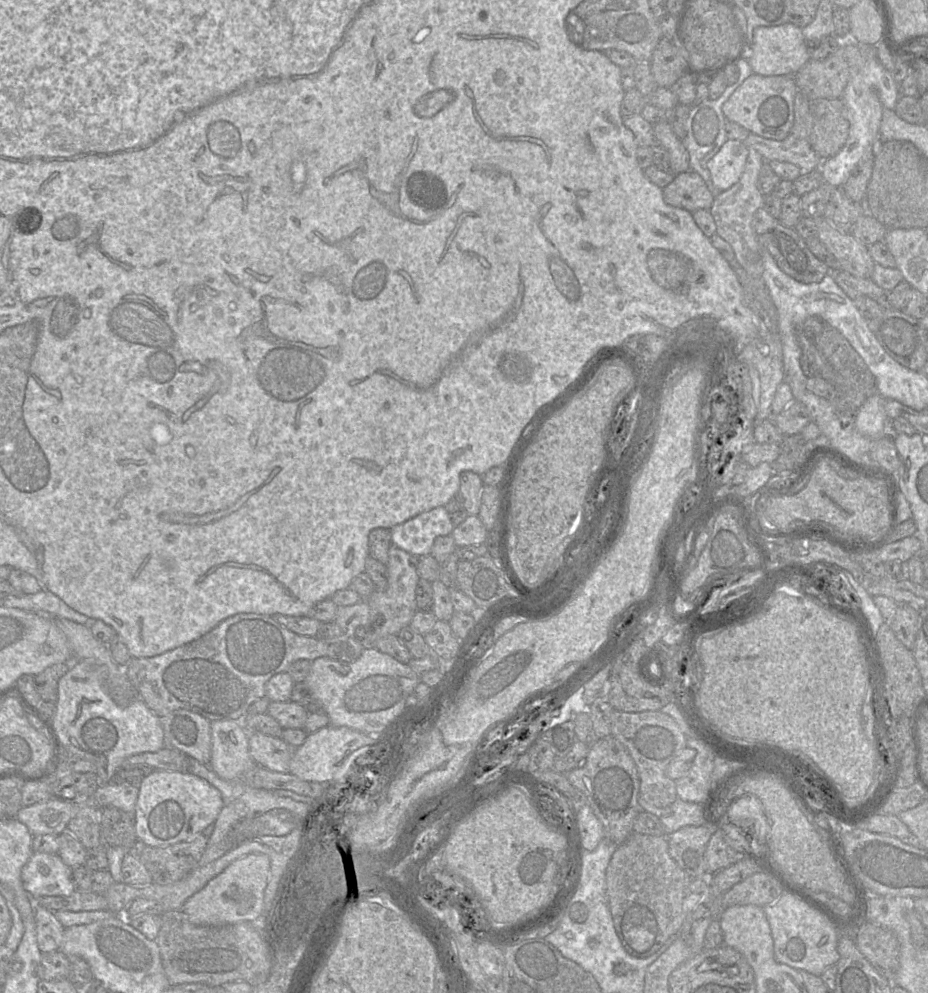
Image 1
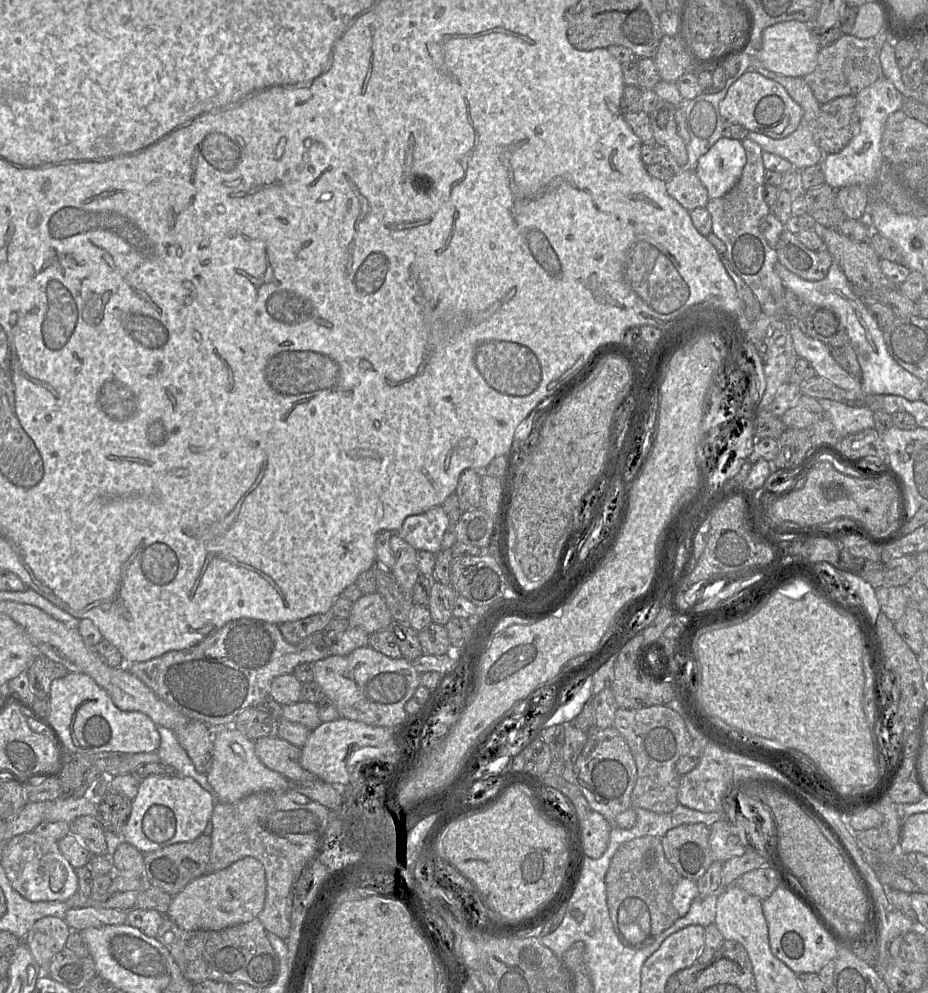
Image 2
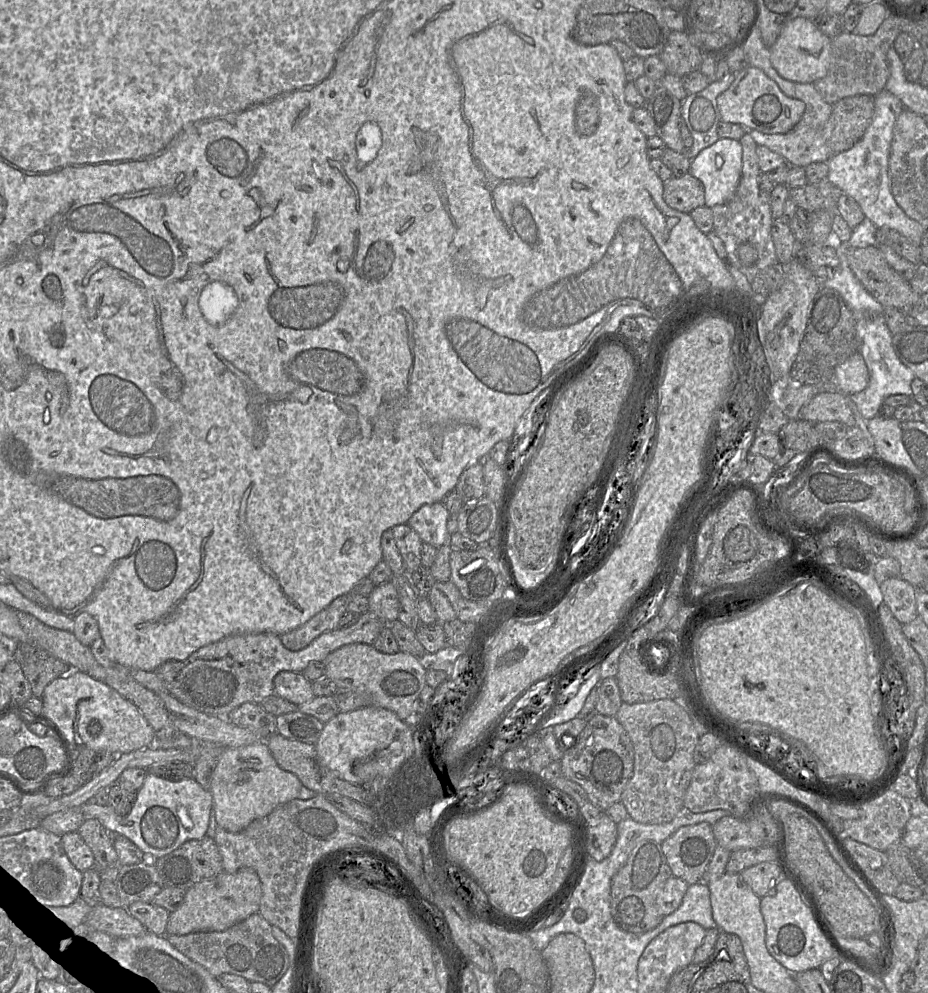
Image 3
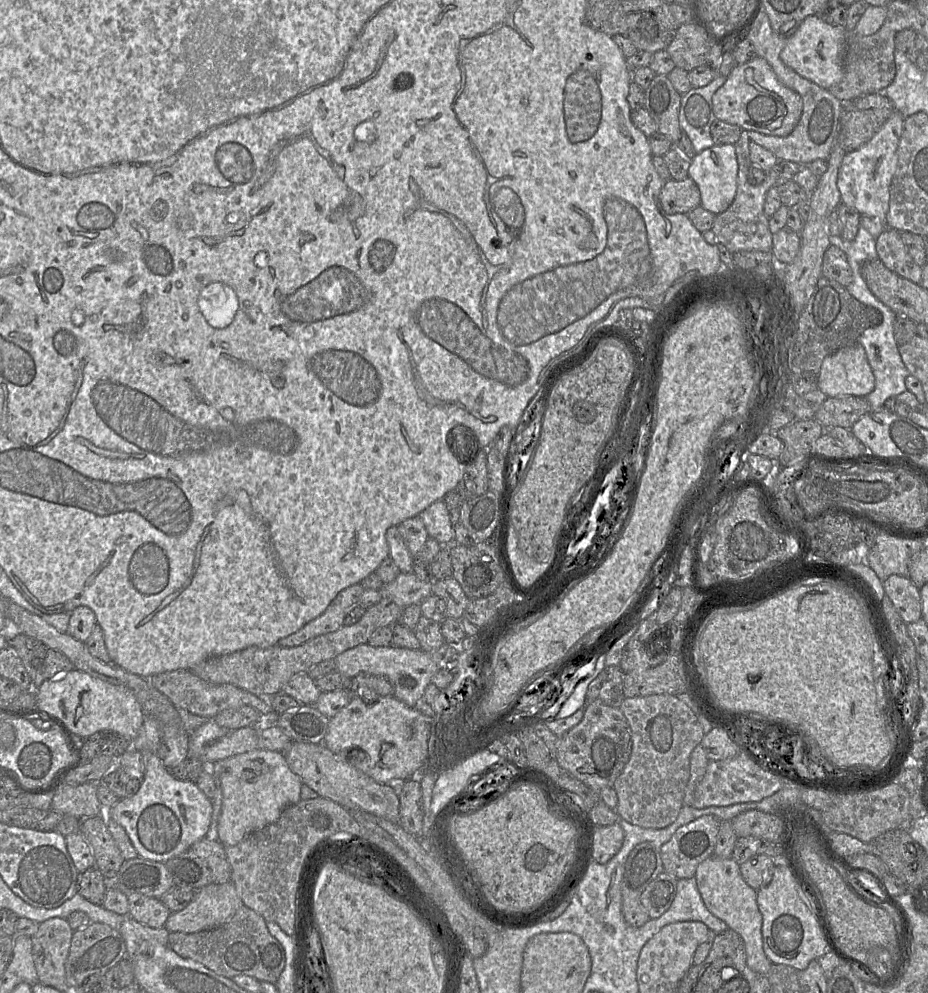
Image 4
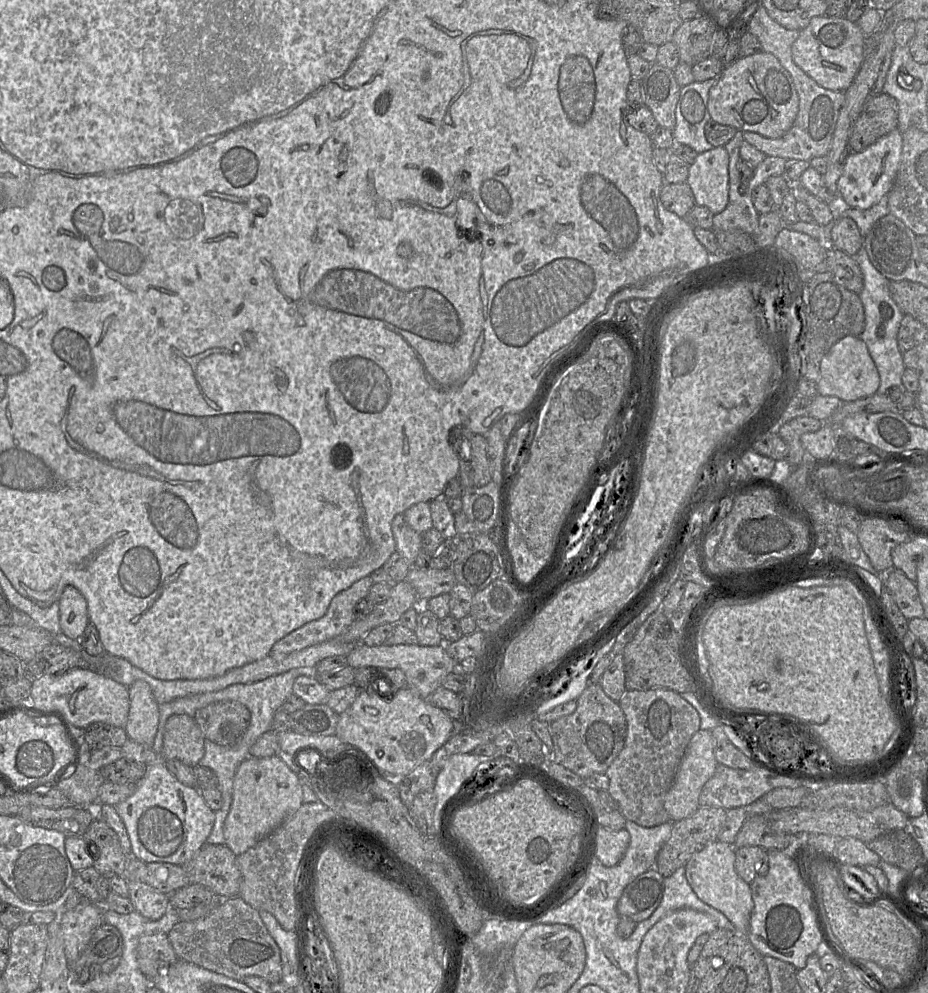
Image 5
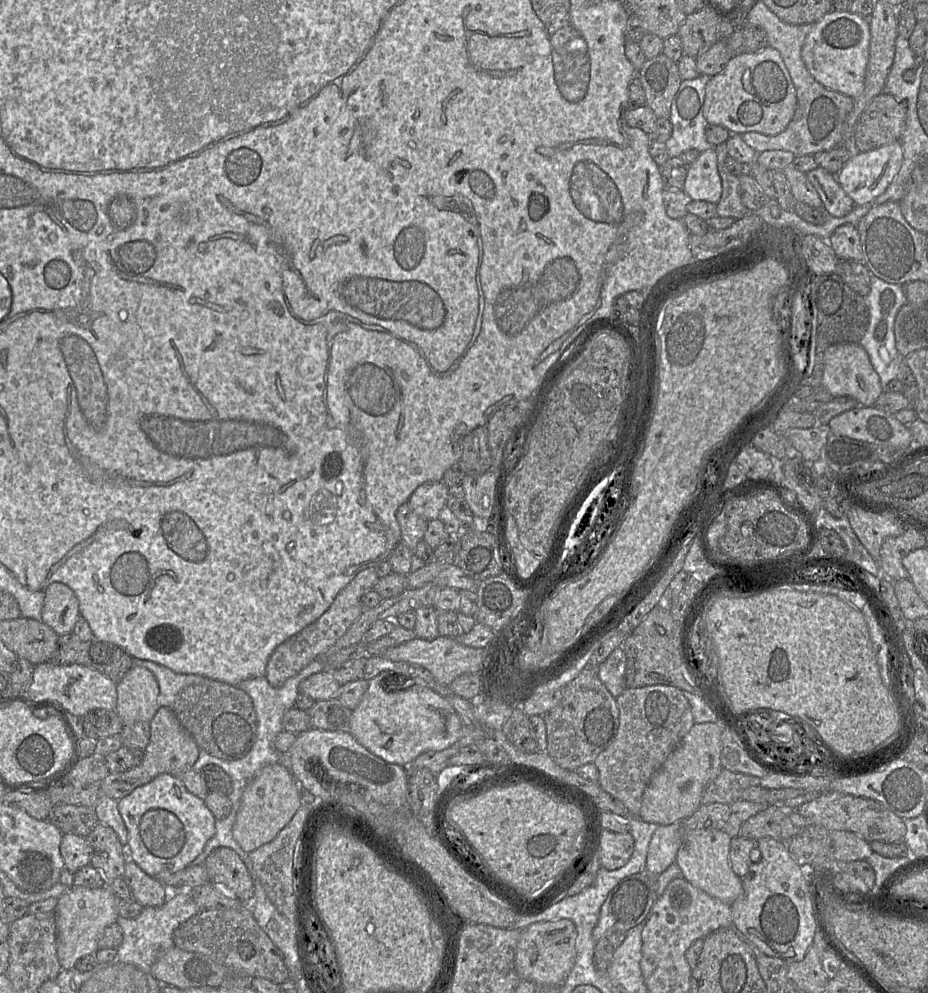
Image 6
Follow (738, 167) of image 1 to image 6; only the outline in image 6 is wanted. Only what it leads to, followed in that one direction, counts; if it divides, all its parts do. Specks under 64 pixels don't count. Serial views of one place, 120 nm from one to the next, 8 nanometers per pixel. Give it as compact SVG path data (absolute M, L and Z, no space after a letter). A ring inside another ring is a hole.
M715 148L700 152L697 159L688 166L683 190L692 200L704 200L717 205L722 194L722 182L718 171L718 160Z

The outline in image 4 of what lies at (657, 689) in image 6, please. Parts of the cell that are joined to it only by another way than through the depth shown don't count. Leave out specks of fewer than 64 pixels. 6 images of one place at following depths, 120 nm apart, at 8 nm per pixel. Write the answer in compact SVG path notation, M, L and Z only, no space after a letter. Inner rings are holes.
M653 694L625 698L620 706L631 730L629 761L615 780L616 813L625 821L647 829L663 829L678 817L690 777L690 755L704 737L693 711L676 696Z

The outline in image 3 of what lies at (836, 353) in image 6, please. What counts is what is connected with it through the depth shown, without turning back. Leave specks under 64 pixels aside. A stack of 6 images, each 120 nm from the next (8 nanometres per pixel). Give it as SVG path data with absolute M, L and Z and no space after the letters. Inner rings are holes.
M854 353L830 372L830 381L836 391L853 395L863 391L869 383L869 372L862 355Z

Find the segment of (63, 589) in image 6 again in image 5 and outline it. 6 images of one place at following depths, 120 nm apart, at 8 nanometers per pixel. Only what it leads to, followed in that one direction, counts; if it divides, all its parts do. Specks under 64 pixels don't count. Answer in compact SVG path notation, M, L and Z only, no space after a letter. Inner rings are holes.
M69 585L64 589L58 605L61 632L77 640L89 623L86 600L75 587Z

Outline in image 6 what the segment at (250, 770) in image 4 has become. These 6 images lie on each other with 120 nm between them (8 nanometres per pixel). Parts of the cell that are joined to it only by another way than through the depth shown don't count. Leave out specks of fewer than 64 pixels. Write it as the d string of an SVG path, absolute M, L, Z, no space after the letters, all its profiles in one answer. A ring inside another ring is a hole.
M285 763L267 765L256 774L243 792L232 830L234 839L246 853L272 841L289 823L302 805L301 789Z

